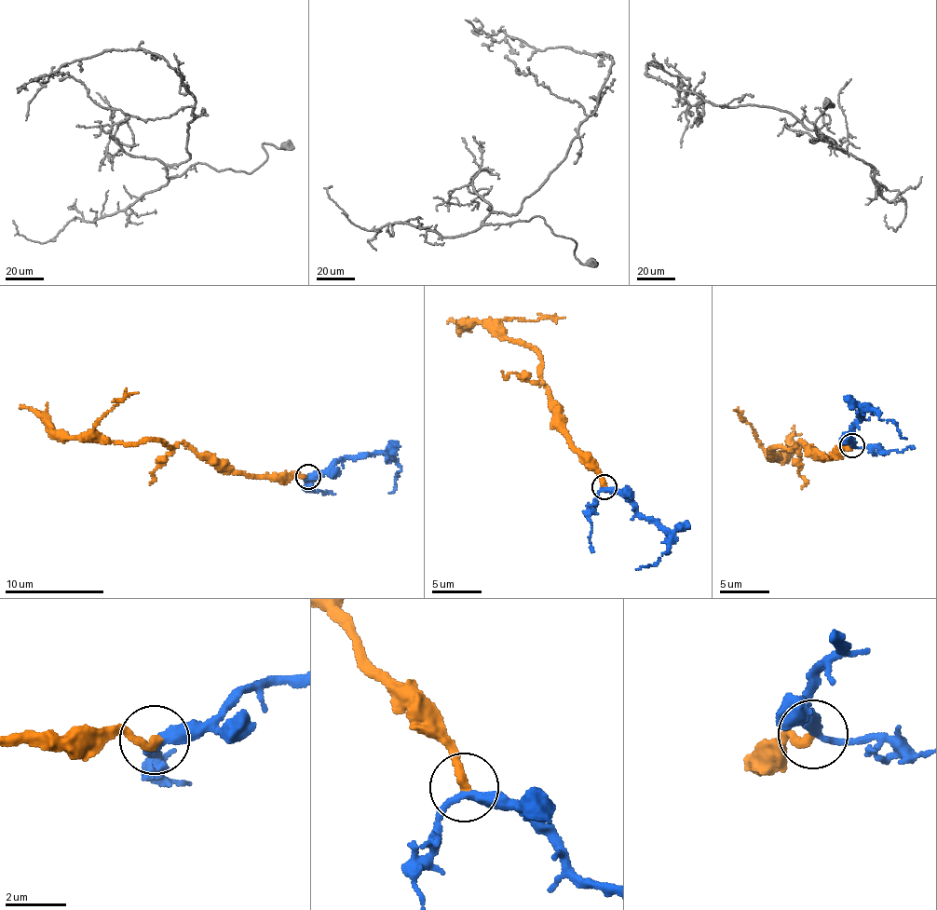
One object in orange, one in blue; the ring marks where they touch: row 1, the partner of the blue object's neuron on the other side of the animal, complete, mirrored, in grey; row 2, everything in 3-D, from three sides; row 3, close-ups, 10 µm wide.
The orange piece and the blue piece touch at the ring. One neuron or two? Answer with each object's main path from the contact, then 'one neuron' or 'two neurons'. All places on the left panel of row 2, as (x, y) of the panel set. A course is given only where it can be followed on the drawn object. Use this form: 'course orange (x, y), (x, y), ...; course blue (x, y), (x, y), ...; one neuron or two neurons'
course orange (306, 476), (241, 474), (183, 442), (175, 447), (160, 441), (61, 438), (32, 410), (20, 409); course blue (308, 476), (319, 475), (346, 458), (382, 454), (392, 457), (401, 468), (388, 493); one neuron

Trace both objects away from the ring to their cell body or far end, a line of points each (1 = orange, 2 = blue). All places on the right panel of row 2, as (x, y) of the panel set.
1: (851, 445), (824, 458), (808, 455), (799, 441), (772, 450), (778, 461), (798, 435)
2: (854, 444), (848, 442), (860, 419), (856, 416), (862, 408), (873, 409), (878, 416), (896, 425), (906, 439)

